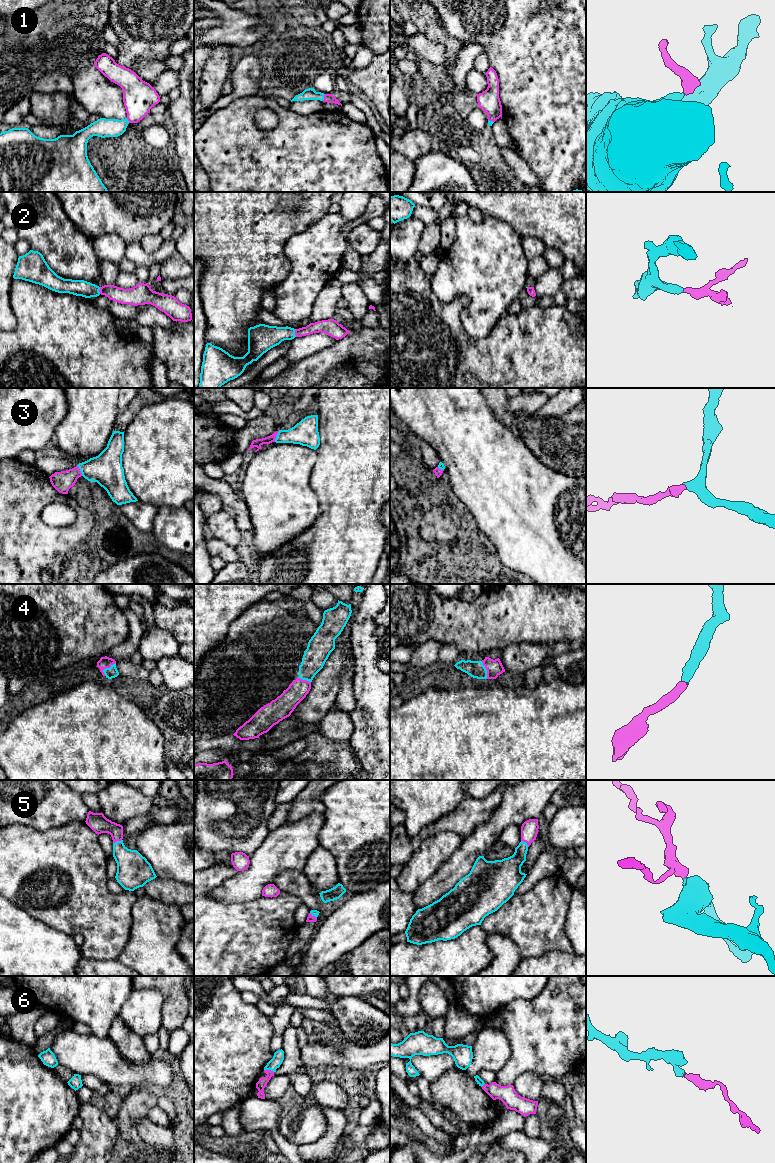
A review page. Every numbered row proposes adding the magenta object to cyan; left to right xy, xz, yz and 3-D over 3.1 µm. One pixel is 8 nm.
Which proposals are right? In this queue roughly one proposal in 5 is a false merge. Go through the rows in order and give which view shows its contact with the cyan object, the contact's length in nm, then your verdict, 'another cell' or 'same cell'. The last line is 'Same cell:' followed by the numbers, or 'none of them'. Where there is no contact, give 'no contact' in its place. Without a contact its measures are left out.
1: meets cyan in xz; contact 60 nm long; same cell
2: meets cyan in xz; contact 60 nm long; same cell
3: meets cyan in xz; contact 100 nm long; same cell
4: meets cyan in xy; contact 140 nm long; same cell
5: meets cyan in xy; contact 80 nm long; same cell
6: meets cyan in xz; contact 80 nm long; same cell
Same cell: 1, 2, 3, 4, 5, 6

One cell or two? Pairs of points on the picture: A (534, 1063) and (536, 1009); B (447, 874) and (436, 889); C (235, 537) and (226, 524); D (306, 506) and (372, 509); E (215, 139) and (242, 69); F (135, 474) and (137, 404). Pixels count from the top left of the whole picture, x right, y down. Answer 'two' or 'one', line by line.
A: one
B: one
C: one
D: two
E: two
F: two

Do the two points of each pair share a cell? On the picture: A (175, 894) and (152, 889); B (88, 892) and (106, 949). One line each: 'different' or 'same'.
A: same
B: same

